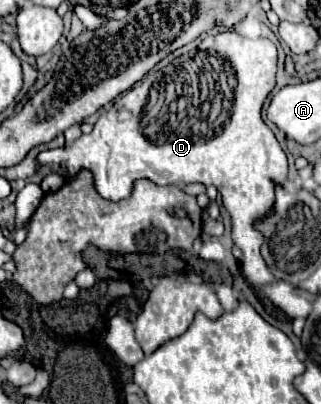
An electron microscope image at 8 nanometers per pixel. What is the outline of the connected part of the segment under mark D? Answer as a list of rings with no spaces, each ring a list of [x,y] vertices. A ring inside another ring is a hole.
[[[221,31],[218,35],[206,36],[197,49],[195,57],[179,57],[177,75],[161,75],[151,71],[141,83],[135,83],[129,93],[123,93],[95,121],[93,131],[81,135],[77,141],[65,143],[63,147],[45,149],[37,155],[41,169],[53,169],[65,181],[73,181],[81,171],[89,171],[93,177],[95,191],[111,201],[129,197],[133,179],[153,179],[157,185],[187,185],[203,183],[215,185],[223,197],[223,205],[231,215],[233,241],[243,251],[241,269],[251,285],[265,285],[275,281],[269,267],[261,259],[261,233],[251,227],[257,217],[263,217],[273,207],[273,183],[285,183],[287,179],[287,157],[275,139],[273,131],[261,117],[263,103],[275,87],[277,73],[277,47],[269,39],[245,39],[235,31]]]

